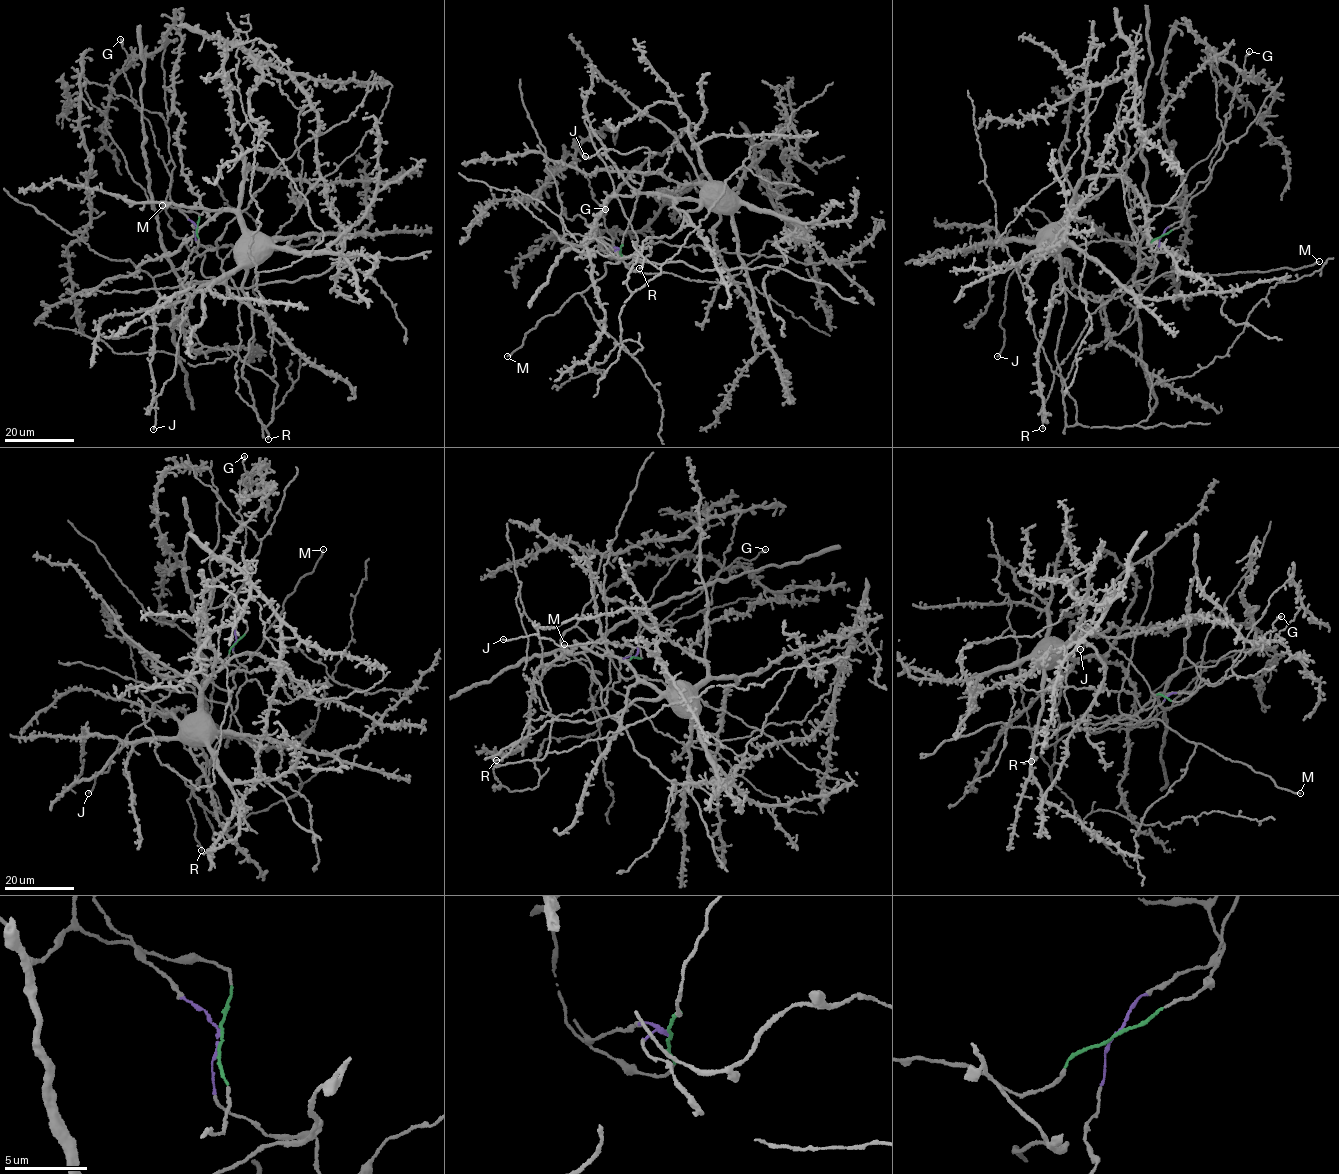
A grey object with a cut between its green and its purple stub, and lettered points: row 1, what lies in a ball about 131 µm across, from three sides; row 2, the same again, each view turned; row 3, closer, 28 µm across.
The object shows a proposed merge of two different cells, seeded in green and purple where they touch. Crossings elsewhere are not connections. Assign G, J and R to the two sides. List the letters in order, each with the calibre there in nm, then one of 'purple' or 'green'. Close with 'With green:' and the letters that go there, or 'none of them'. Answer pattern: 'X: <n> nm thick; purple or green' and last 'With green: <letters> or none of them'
G: 280 nm thick; purple
J: 200 nm thick; green
R: 200 nm thick; purple
With green: J

